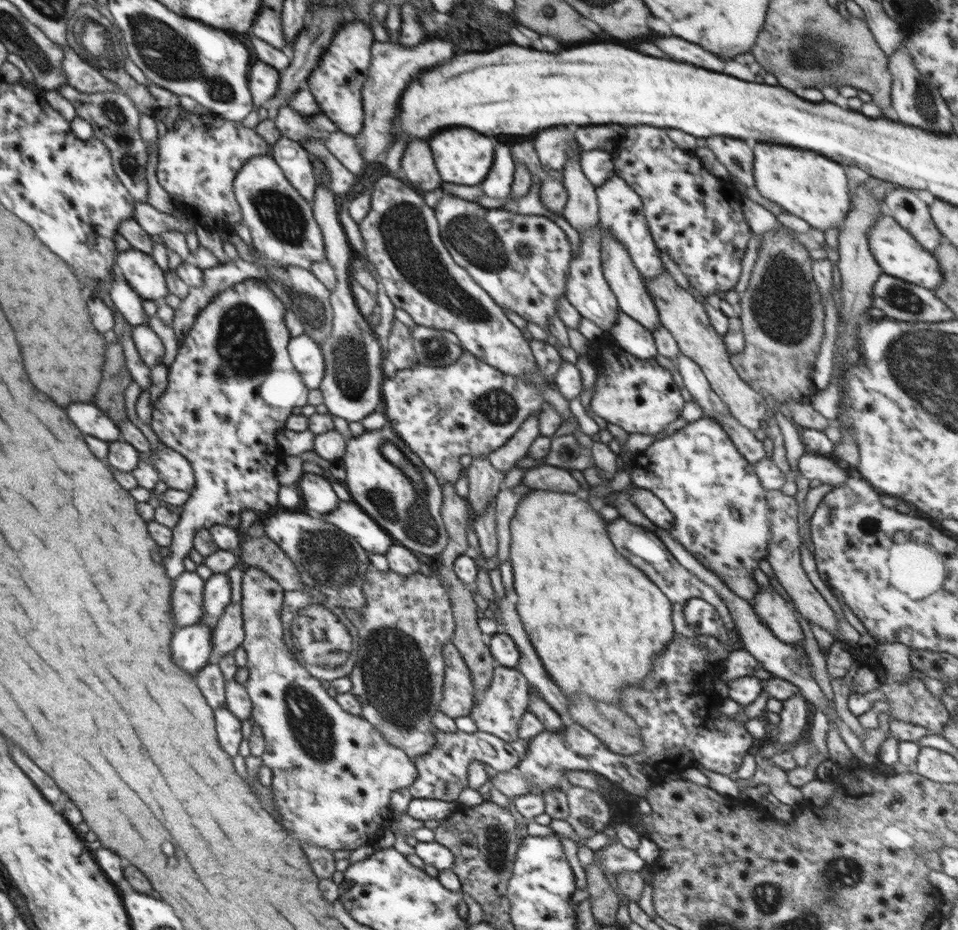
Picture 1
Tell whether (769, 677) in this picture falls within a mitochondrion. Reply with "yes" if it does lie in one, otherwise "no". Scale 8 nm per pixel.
no

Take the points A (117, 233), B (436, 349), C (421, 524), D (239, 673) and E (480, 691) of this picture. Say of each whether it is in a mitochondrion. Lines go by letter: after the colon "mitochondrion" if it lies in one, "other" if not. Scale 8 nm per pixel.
A: other
B: mitochondrion
C: mitochondrion
D: other
E: other

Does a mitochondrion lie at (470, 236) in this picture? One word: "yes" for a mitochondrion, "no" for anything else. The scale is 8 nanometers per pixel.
yes

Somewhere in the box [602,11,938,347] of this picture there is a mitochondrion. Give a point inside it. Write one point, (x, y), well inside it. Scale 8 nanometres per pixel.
(816, 55)

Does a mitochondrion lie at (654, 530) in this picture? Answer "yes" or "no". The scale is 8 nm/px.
no

